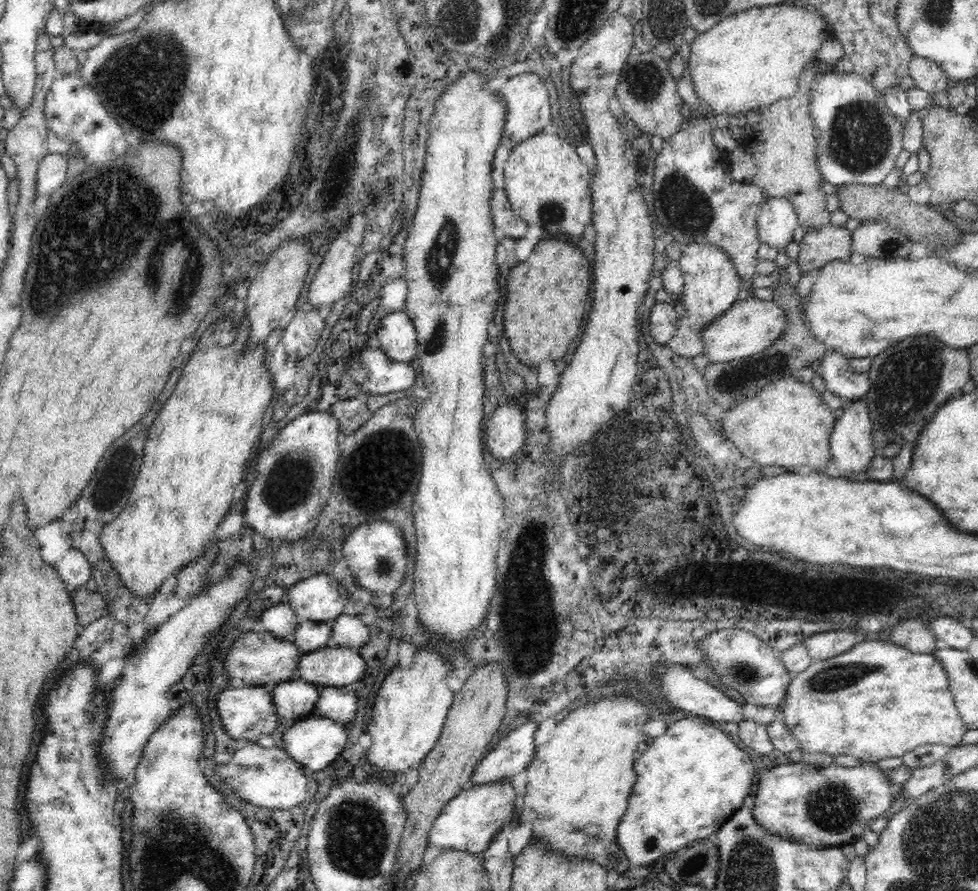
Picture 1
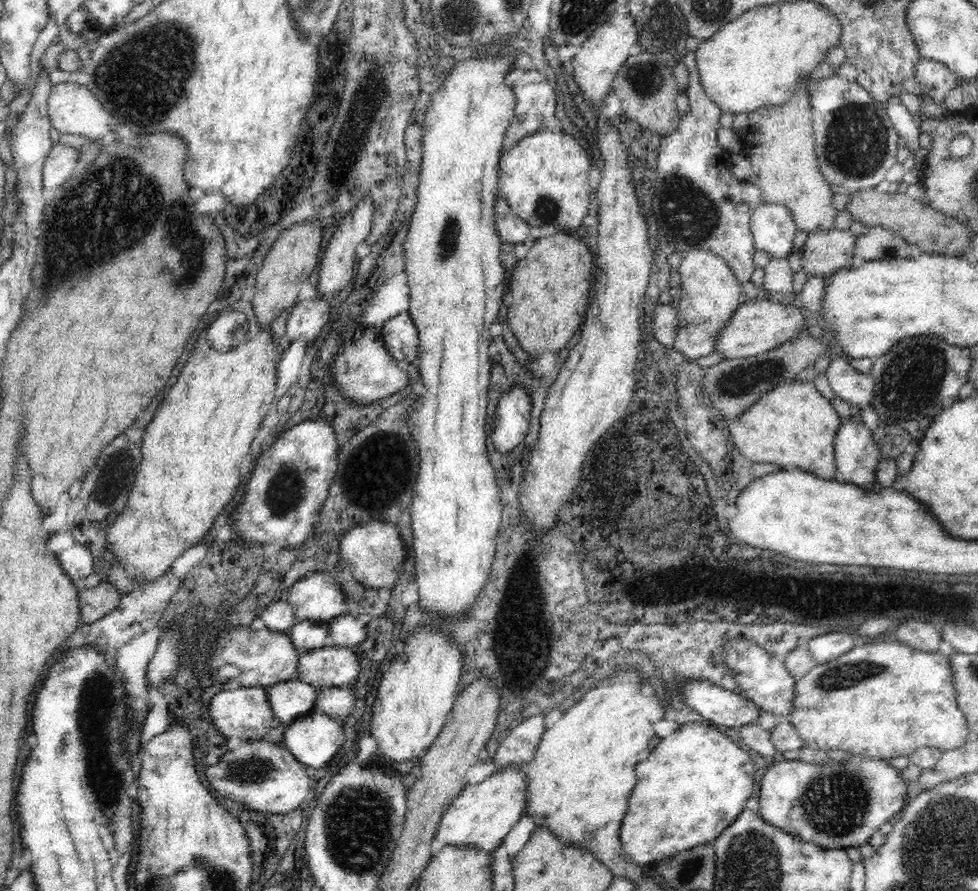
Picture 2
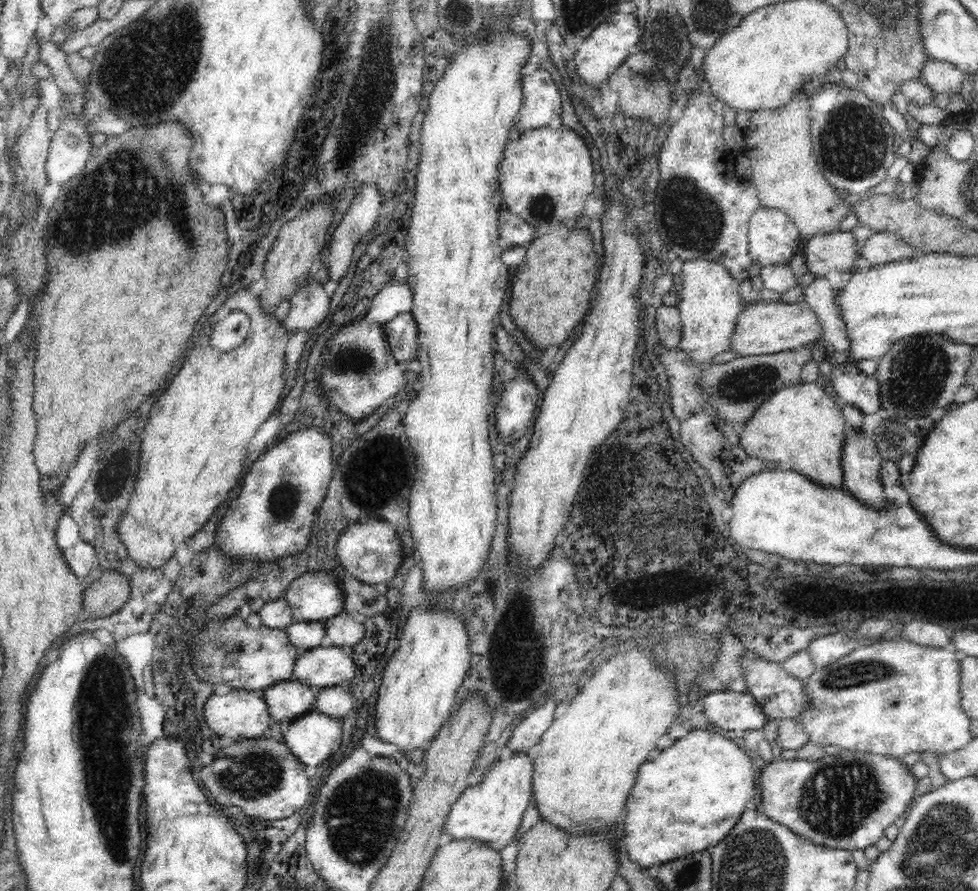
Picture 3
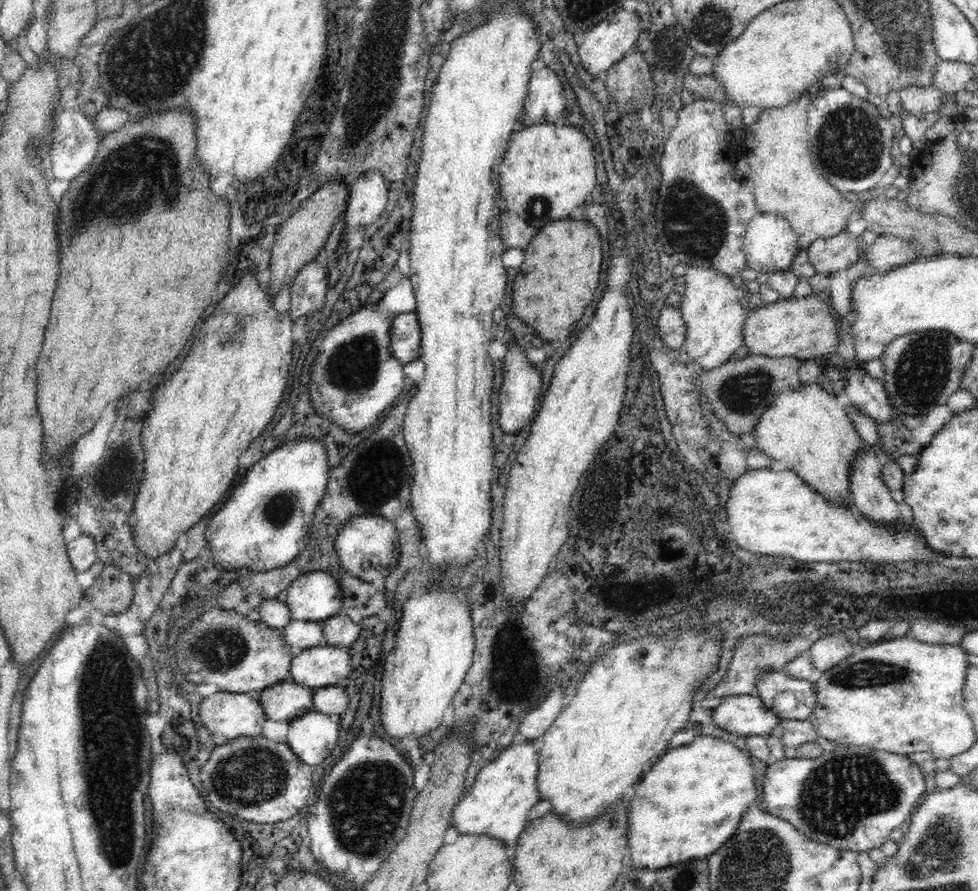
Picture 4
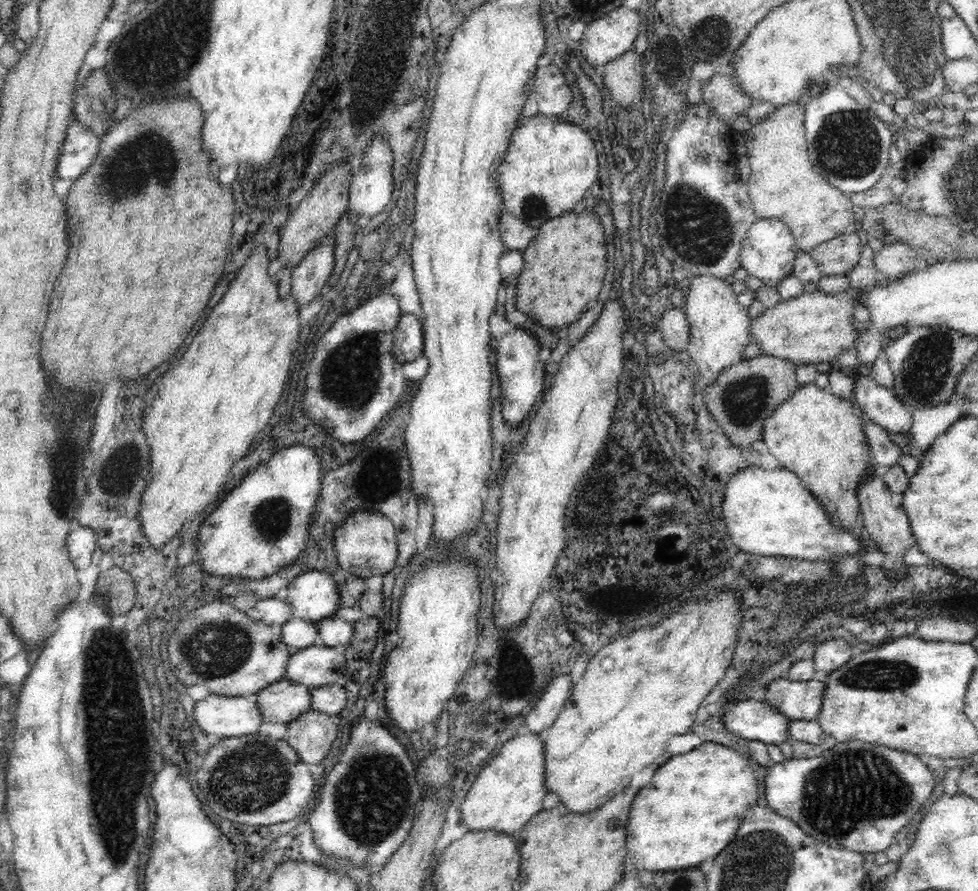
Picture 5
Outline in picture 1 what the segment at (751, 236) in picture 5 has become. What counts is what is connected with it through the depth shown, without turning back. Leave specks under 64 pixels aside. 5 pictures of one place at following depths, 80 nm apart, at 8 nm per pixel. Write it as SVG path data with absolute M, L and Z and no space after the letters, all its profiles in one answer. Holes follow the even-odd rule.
M786 197L764 199L755 224L756 234L758 235L760 244L769 244L777 248L778 252L780 249L786 248L787 244L793 240L792 234L798 225L798 214Z

